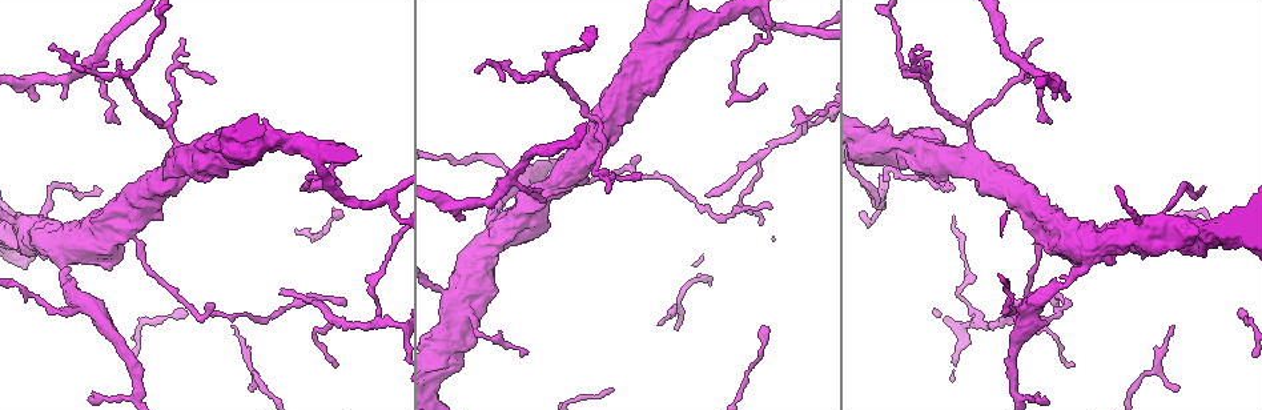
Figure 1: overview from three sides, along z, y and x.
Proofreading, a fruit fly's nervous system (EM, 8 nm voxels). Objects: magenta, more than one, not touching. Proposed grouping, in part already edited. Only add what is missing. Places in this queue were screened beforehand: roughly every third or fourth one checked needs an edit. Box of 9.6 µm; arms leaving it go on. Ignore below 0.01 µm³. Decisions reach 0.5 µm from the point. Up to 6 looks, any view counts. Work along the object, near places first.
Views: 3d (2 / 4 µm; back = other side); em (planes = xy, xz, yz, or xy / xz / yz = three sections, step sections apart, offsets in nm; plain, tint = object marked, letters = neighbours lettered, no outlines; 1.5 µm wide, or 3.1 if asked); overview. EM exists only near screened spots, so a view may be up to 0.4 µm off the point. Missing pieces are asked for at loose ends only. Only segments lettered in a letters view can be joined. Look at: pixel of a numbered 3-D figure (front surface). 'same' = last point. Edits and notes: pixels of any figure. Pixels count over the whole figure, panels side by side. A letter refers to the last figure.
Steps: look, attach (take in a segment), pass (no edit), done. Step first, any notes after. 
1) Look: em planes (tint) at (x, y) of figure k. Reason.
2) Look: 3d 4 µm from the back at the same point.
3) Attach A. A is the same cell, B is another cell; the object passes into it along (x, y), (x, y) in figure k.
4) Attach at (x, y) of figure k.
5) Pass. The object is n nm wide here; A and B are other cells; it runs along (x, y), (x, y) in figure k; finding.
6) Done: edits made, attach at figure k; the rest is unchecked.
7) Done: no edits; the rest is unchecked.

Look: em xz step 4 (letters) at (660, 323) of figure 1. Tapers out.

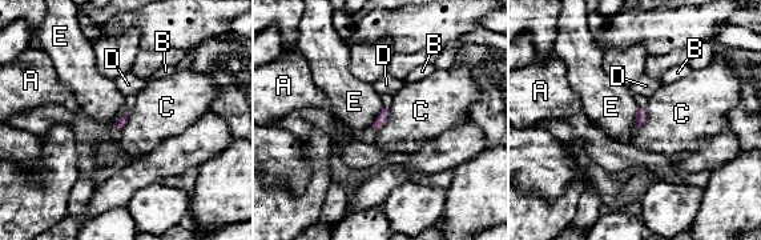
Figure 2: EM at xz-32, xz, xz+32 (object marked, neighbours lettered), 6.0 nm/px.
Pass. A, B, C, D and E are other cells; a border runs along (389, 108), (389, 119), (375, 131) in figure 2; no lettered segment goes on from it.

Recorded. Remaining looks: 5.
Look: em planes (letters) at (1059, 302) of figure 1. Thin end.

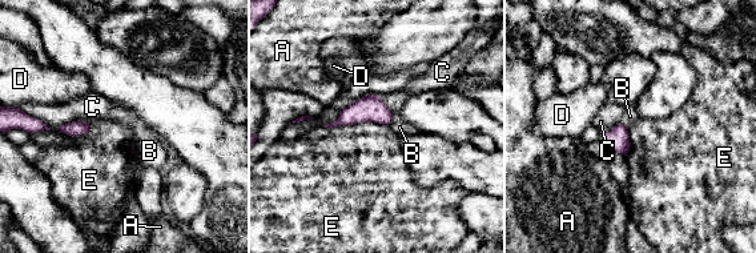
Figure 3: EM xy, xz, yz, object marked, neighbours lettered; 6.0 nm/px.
Pass. A, B, C, D and E are other cells; a border runs along (387, 124), (356, 123), (324, 127) in figure 3; none of them fits.

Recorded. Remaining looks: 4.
Look: em planes (letters) at (1066, 99) of figure 1. Thin end.

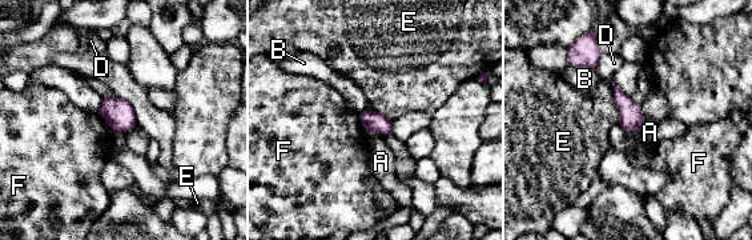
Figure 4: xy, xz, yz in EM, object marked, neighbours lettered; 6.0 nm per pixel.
Pass. The longest contact is with E, 280 nm; A, B, D, E and F are other cells; a border runs along (370, 134), (379, 132), (385, 135) in figure 4; none of them fits.

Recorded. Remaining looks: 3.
Done: no edits; the rest is unchecked.

